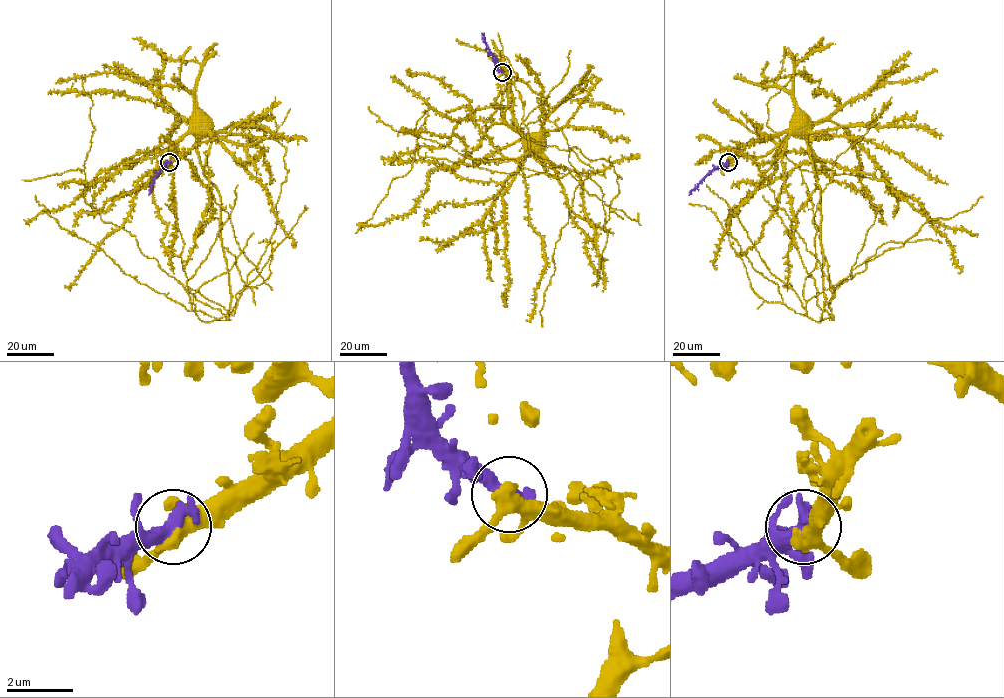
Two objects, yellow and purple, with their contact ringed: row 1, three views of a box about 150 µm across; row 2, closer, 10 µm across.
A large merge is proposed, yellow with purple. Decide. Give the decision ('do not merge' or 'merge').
merge

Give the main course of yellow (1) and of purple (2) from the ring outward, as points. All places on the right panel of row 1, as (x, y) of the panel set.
1: (728, 162), (749, 141), (771, 138), (785, 133), (792, 122), (796, 124)
2: (728, 162), (713, 169), (689, 195)

